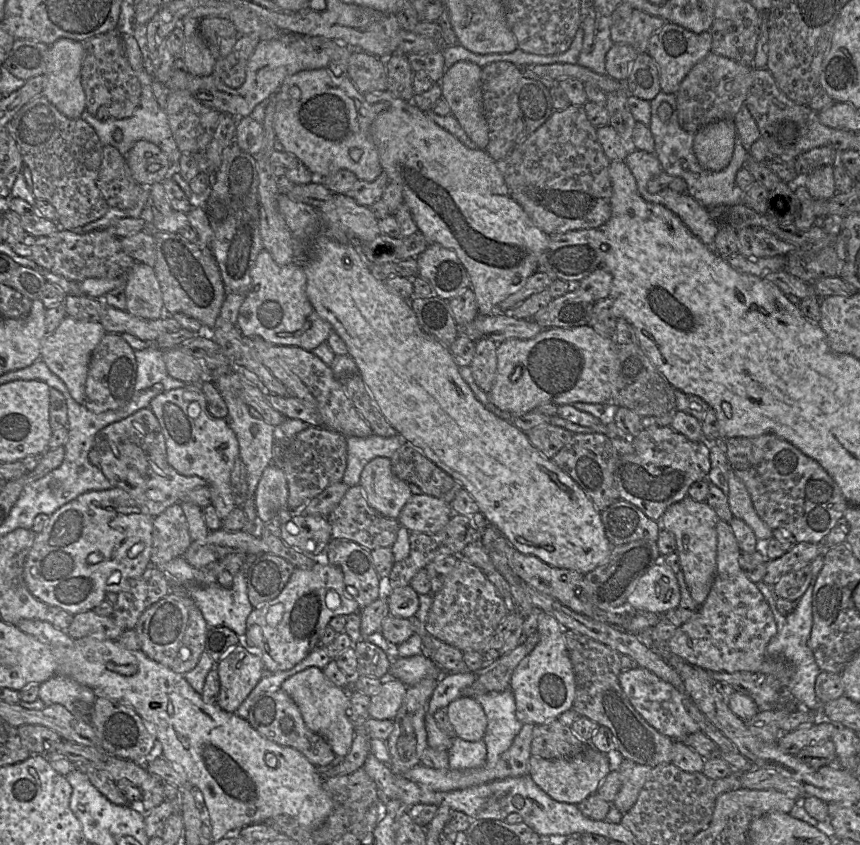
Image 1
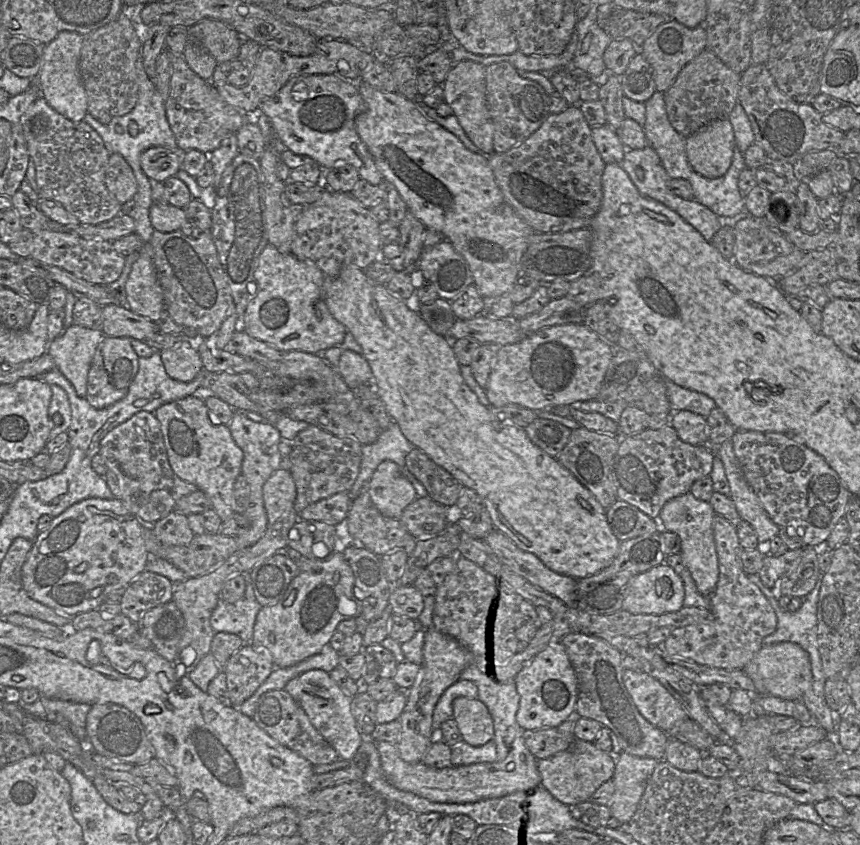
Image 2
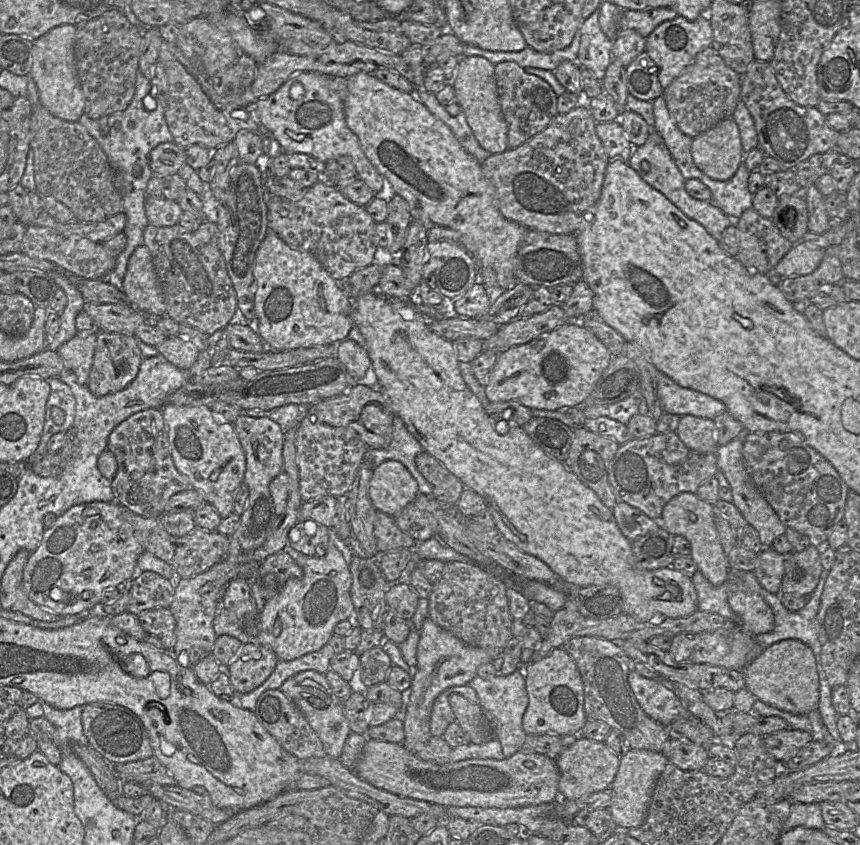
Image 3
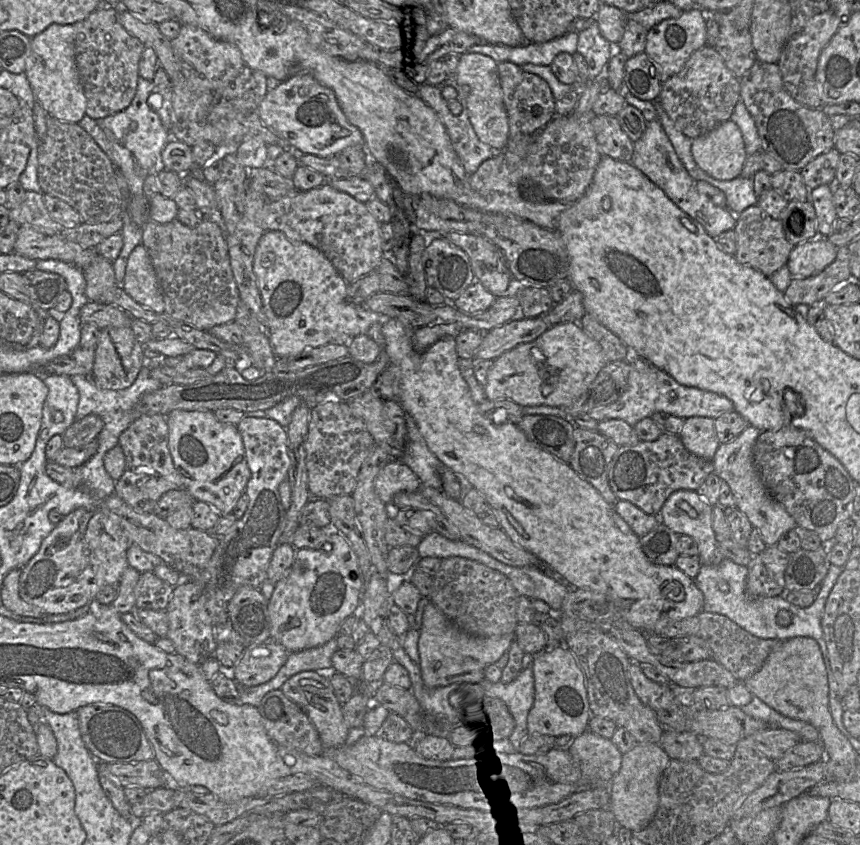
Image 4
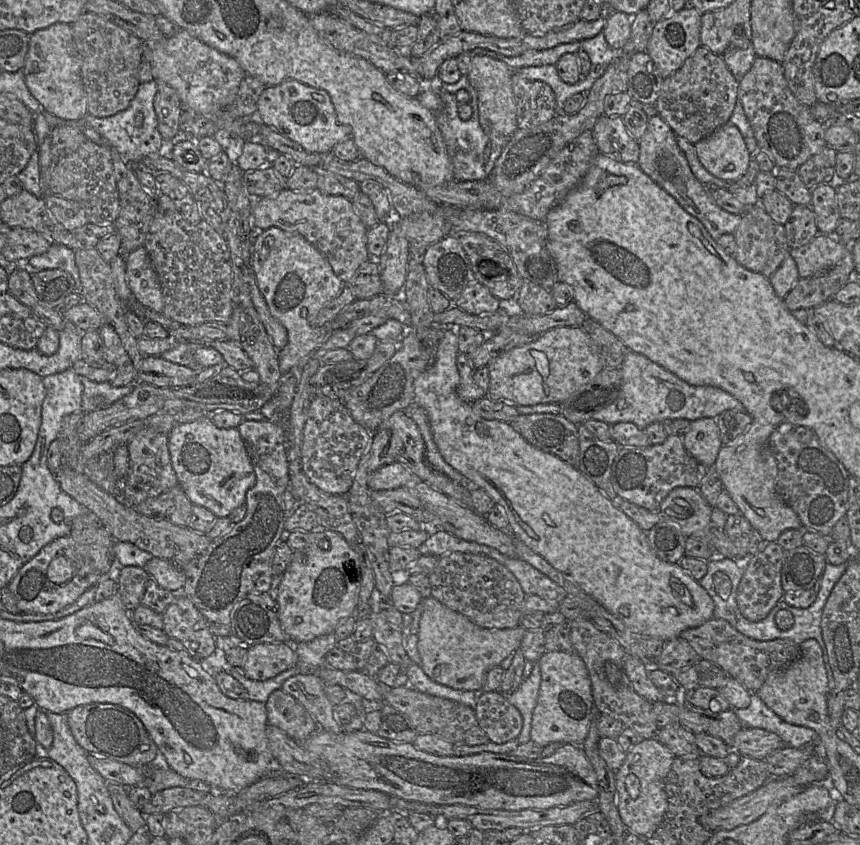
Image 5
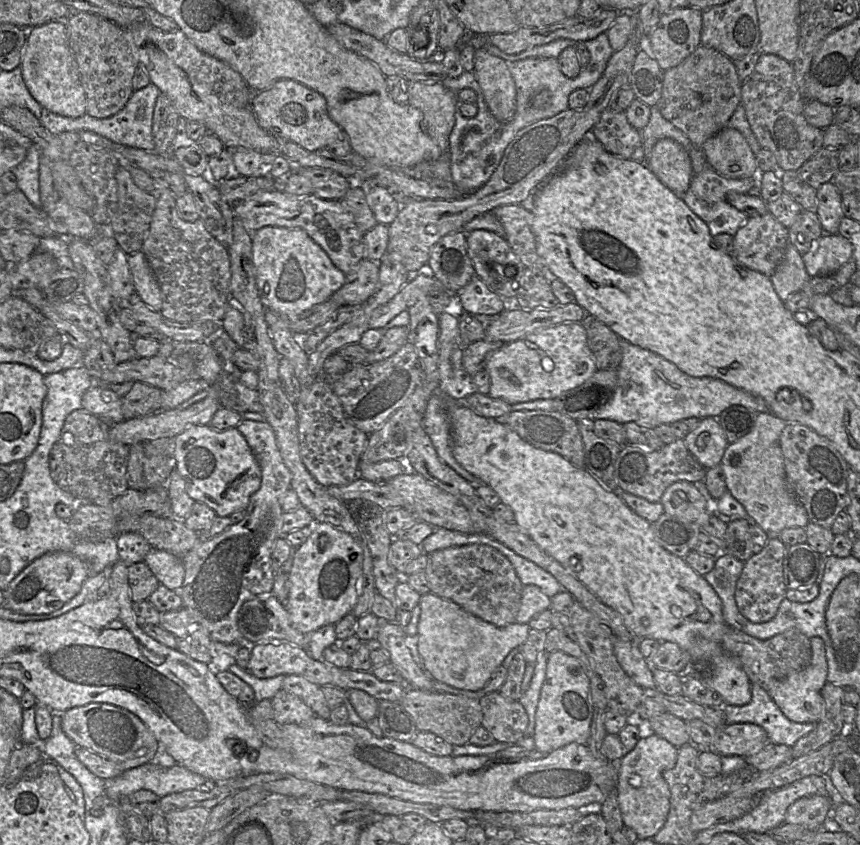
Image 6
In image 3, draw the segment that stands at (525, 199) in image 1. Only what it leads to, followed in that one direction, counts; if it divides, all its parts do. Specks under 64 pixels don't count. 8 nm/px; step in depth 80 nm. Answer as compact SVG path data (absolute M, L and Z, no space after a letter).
M580 103L566 114L557 114L542 132L536 134L523 144L516 148L508 148L502 153L491 154L487 157L487 159L481 163L481 167L485 177L495 188L495 204L500 213L508 220L517 222L527 229L533 229L538 232L546 232L550 234L575 234L583 219L585 219L585 213L589 212L600 198L605 171L609 162L609 158L605 153L604 147L596 134L595 124L596 122L593 119L587 104Z

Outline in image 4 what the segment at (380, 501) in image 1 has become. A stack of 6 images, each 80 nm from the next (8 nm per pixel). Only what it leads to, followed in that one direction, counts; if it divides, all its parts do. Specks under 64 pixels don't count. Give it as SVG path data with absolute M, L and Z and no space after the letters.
M400 460L388 462L383 466L374 481L374 491L379 499L391 506L397 492L414 492L419 489L421 482L417 475Z

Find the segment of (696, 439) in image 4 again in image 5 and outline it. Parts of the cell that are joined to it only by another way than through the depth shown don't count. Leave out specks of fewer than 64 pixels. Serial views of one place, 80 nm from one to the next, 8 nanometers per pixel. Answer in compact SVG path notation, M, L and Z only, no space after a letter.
M716 417L691 421L689 429L682 436L686 451L707 467L713 467L723 443Z

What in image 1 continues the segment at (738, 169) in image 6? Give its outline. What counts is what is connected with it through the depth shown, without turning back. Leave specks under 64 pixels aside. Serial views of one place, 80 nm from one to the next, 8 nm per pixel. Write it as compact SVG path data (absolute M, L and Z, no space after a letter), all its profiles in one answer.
M731 119L711 122L694 134L693 152L705 170L725 169L733 156L736 127Z

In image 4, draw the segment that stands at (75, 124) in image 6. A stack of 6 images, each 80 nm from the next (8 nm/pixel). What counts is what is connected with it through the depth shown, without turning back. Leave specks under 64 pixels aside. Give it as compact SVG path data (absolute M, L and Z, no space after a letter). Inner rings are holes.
M139 77L135 97L128 108L97 120L85 115L78 123L105 152L113 166L124 176L131 196L144 195L144 181L149 174L157 173L162 169L161 152L169 142L169 130L163 126L157 112L148 104L148 98L152 93L154 93L153 82ZM104 128L111 130L114 141L106 138L103 132Z

